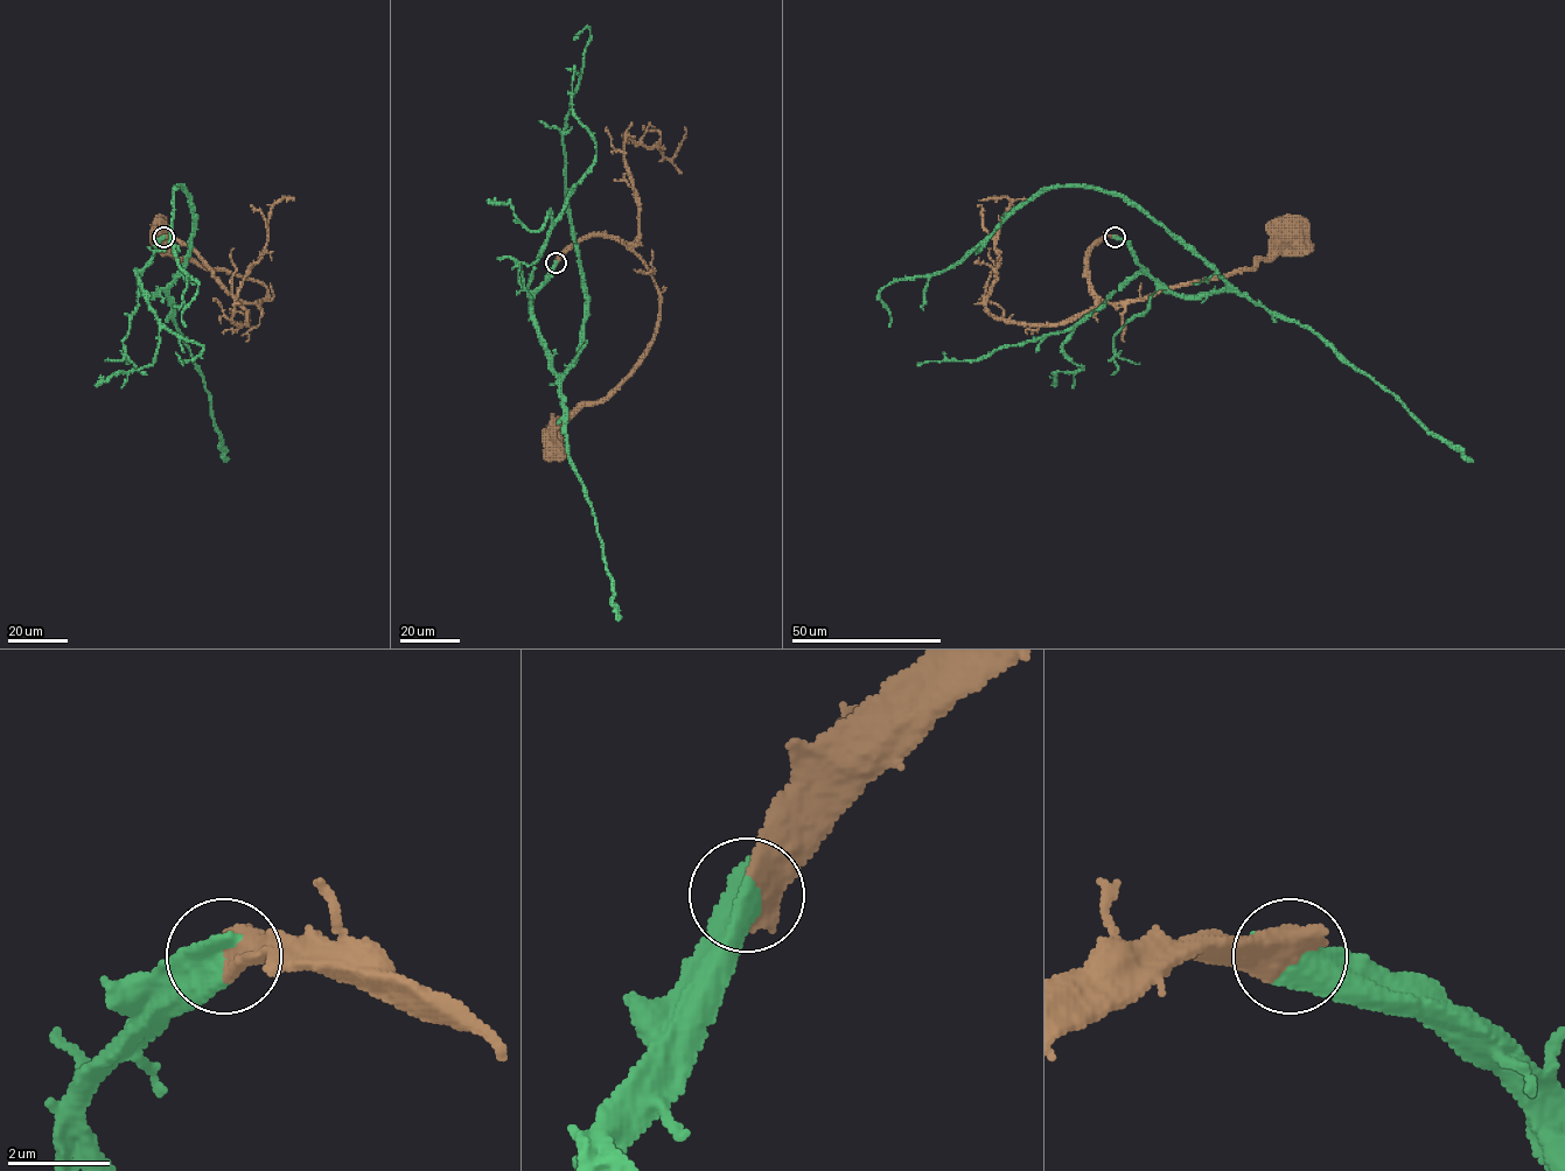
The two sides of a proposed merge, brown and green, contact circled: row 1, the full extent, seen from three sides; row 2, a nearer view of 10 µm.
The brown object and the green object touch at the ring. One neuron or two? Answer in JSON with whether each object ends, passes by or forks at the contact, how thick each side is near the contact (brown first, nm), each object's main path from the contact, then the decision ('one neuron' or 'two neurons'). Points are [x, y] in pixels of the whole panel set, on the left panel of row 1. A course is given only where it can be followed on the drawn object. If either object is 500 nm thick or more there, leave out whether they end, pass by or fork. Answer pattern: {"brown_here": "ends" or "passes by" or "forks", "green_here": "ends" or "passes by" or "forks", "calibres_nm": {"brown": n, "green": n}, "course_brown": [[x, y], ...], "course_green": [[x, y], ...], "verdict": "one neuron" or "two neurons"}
{"calibres_nm": {"brown": 700, "green": 650}, "course_brown": [[163, 237], [193, 250], [240, 300], [260, 301], [266, 296], [259, 281], [177, 260], [161, 244], [162, 238]], "course_green": [[163, 237], [145, 294], [188, 254], [180, 187], [172, 242], [198, 284], [186, 325]], "verdict": "one neuron"}

